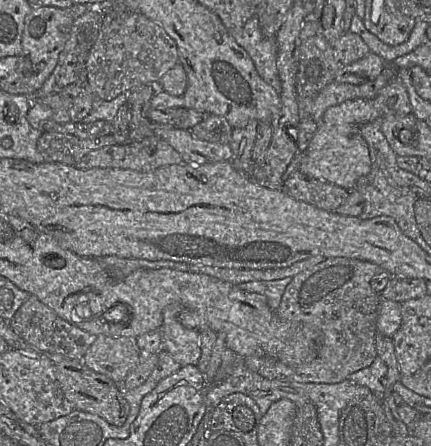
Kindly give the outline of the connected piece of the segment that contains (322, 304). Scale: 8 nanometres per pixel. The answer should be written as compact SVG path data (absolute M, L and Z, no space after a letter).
M334 257L292 277L282 295L277 316L285 321L311 325L321 332L321 346L316 358L304 365L287 365L267 356L244 357L245 366L264 378L295 383L336 384L372 364L377 356L376 322L380 295L370 287L375 276L386 274L368 261Z

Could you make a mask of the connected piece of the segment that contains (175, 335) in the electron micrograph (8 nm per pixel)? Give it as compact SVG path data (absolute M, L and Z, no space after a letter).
M170 304L163 310L162 349L167 351L181 367L197 366L201 356L199 333L180 323L179 312L179 304Z

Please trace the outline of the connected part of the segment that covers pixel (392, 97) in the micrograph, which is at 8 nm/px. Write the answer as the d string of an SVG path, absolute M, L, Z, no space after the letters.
M400 81L391 82L373 99L348 100L328 108L317 123L317 130L308 147L302 152L299 171L348 191L354 189L357 180L371 170L369 149L361 134L361 126L374 120L382 121L387 115L409 113L408 91Z

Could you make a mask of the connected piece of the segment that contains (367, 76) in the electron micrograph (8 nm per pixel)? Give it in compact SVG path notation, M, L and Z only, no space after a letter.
M370 52L359 61L341 66L335 75L334 81L360 85L374 80L387 65L388 63L381 56Z

